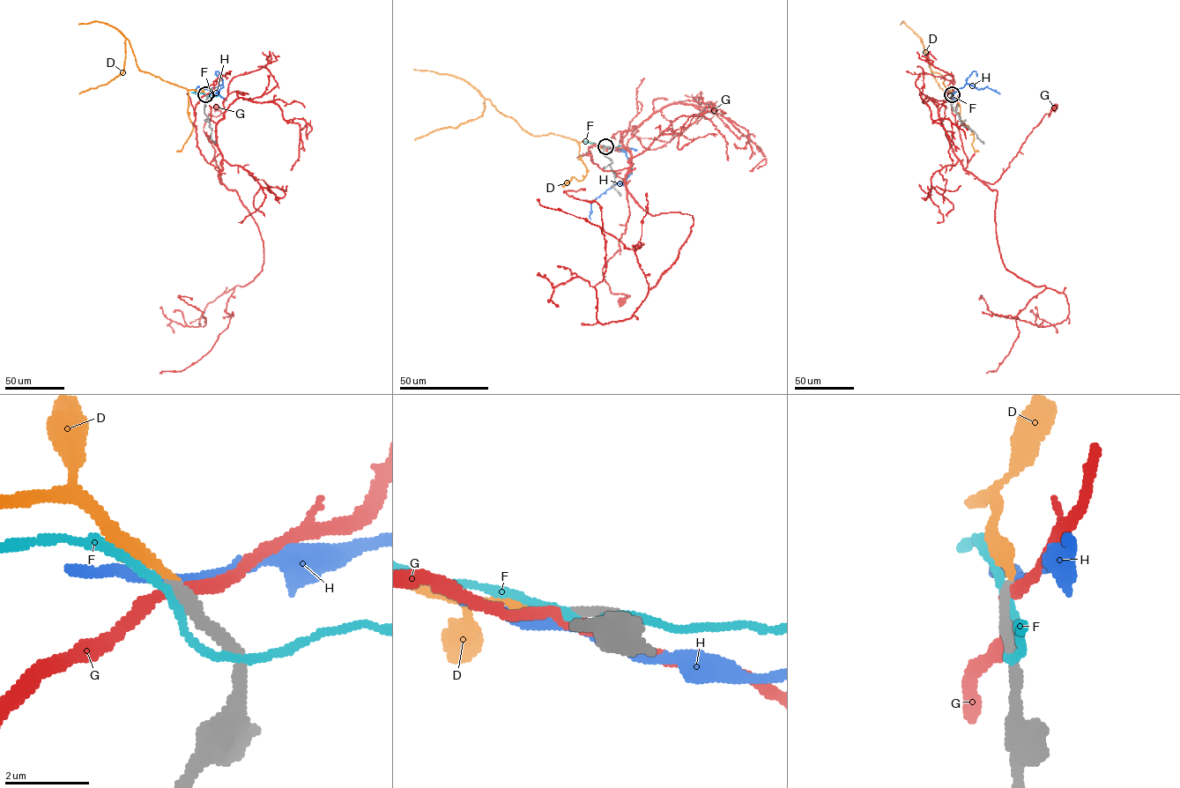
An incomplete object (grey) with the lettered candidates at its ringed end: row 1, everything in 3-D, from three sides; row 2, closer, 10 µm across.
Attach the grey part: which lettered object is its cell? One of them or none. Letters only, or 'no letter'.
D

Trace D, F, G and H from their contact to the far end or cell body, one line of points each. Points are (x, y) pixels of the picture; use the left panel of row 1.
D: (205, 94), (141, 71), (126, 38), (123, 71), (107, 84), (78, 93)
F: (205, 94), (191, 92)
G: (205, 94), (195, 110), (197, 146), (220, 170), (221, 183), (204, 130), (209, 114), (220, 114), (216, 107)
H: (205, 94), (218, 93), (223, 83), (209, 89), (197, 86), (196, 93)

